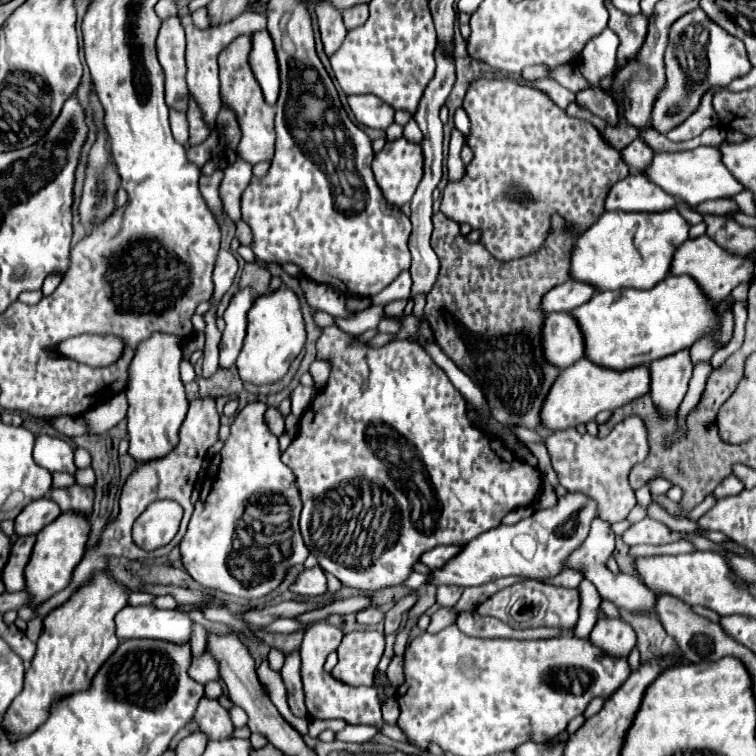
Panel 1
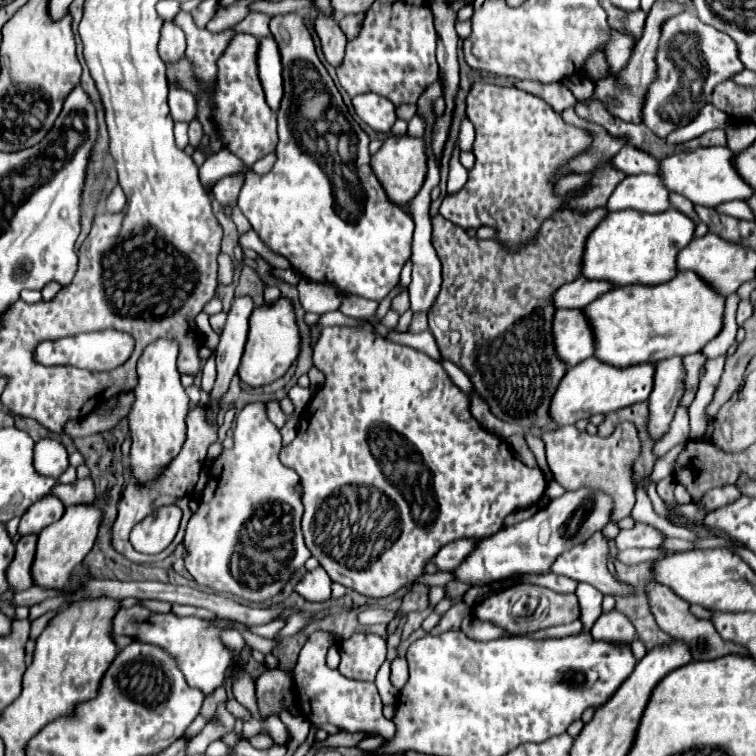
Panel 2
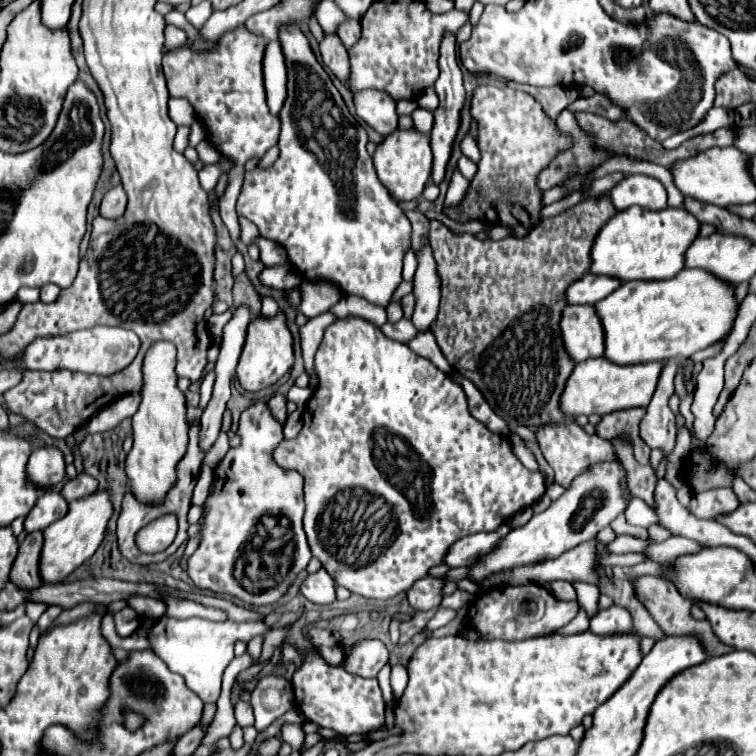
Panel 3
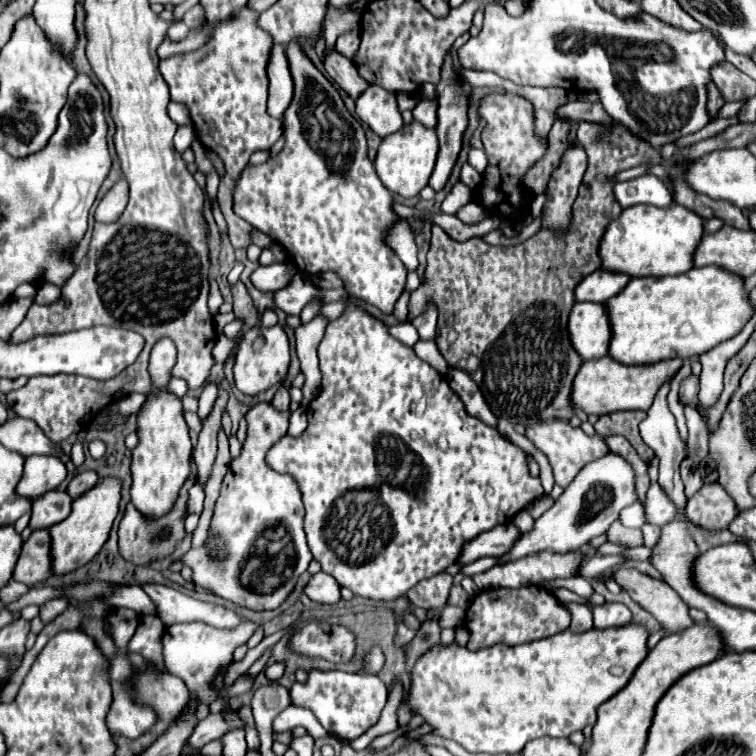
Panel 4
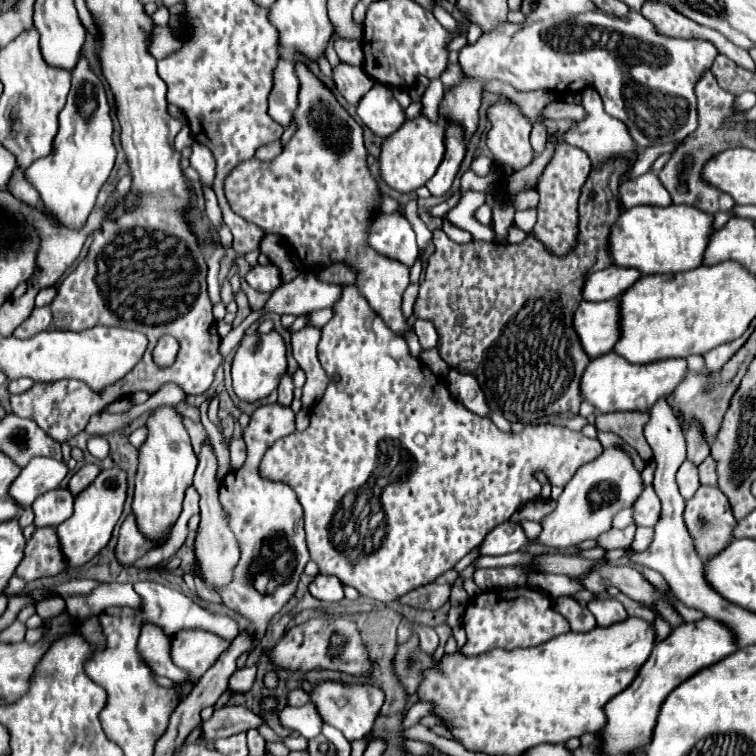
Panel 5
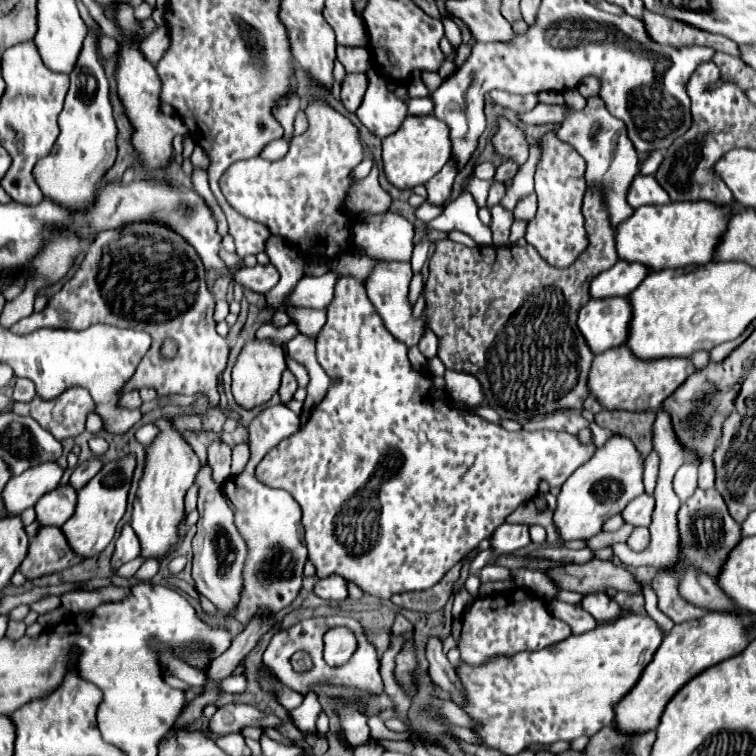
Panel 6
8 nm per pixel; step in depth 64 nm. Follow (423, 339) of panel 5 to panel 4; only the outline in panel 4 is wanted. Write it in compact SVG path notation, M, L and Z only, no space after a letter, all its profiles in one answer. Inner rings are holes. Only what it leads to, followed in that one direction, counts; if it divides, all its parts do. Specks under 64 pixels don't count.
M428 300L424 312L412 320L420 338L434 338L434 334L436 334L436 316L438 316L436 304L432 300Z

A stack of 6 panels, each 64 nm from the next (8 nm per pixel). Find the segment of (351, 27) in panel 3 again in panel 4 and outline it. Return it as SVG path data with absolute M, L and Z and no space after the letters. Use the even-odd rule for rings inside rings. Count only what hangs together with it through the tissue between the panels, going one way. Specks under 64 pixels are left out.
M352 28L352 30L348 30L348 32L344 32L344 34L338 36L338 40L336 40L336 50L342 52L344 56L352 58L352 56L356 54L358 44L360 44L360 32L358 32L356 28Z

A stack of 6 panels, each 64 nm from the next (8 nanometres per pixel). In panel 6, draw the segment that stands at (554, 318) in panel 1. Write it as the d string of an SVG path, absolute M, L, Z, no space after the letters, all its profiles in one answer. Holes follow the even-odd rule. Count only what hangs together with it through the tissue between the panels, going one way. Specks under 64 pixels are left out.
M628 298L588 300L578 314L578 328L594 354L622 346L630 322Z

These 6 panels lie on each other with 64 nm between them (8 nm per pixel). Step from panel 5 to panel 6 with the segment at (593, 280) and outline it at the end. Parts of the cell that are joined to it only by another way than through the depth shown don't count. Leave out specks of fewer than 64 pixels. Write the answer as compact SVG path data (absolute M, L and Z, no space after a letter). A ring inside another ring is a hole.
M620 260L610 268L600 272L590 282L590 296L596 300L612 298L612 296L628 296L648 272L638 264L620 264Z

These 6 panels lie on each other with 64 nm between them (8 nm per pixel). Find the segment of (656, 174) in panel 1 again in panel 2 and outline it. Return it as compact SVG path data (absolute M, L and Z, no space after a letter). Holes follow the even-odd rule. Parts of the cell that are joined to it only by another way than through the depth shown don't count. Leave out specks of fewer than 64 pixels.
M726 146L696 148L692 152L680 152L658 162L658 176L662 184L680 196L686 196L694 206L718 206L728 200L746 200L754 190L738 176L732 166L734 152Z

